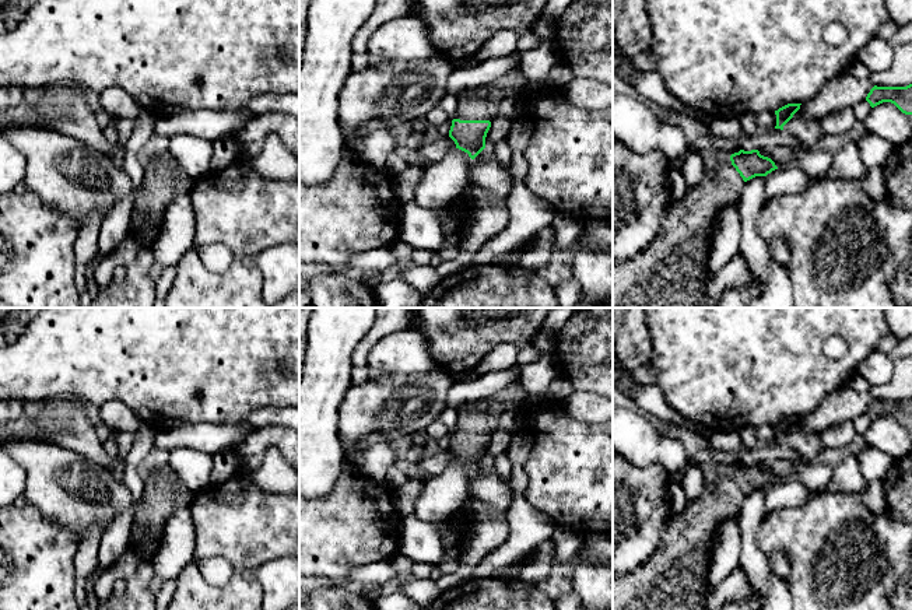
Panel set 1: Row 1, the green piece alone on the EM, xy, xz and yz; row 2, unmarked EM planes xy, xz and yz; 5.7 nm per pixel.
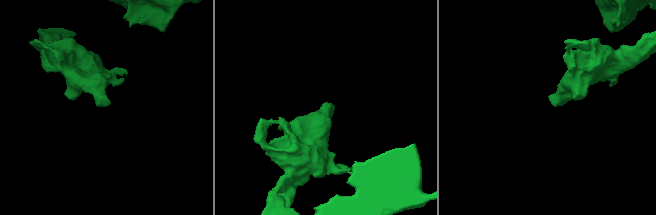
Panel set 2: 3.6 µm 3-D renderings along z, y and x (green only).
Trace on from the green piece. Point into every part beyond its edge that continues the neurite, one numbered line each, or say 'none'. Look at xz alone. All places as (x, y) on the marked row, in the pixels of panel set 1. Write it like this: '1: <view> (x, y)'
1: xz (479, 104)

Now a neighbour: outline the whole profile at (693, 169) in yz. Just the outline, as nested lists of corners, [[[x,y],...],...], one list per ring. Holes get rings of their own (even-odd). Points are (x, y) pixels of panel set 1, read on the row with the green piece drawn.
[[[690,152],[680,169],[688,187],[694,187],[705,175],[704,158],[697,152]]]

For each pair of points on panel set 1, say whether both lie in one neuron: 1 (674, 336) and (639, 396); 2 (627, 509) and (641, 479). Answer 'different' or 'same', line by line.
1: different
2: same

